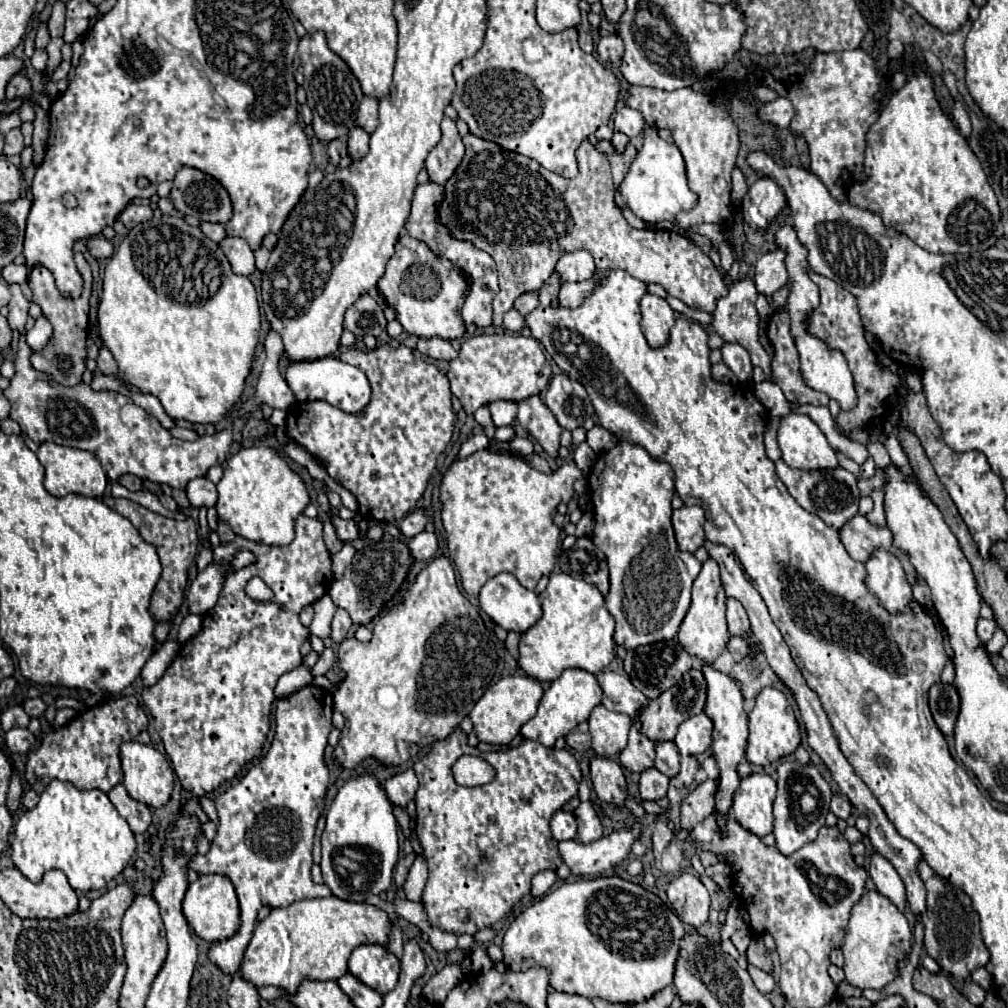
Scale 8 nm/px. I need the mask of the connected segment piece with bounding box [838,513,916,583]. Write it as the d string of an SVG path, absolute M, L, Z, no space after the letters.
M854 515L850 521L846 521L842 527L840 527L840 541L842 545L846 547L848 555L854 559L854 561L866 561L868 555L876 549L876 547L884 547L884 549L890 549L900 561L902 561L902 567L906 569L906 577L910 583L914 583L916 579L916 571L914 571L914 565L910 563L908 559L908 553L904 553L902 549L898 549L894 545L894 539L892 539L892 531L888 529L888 525L872 525L864 515Z

